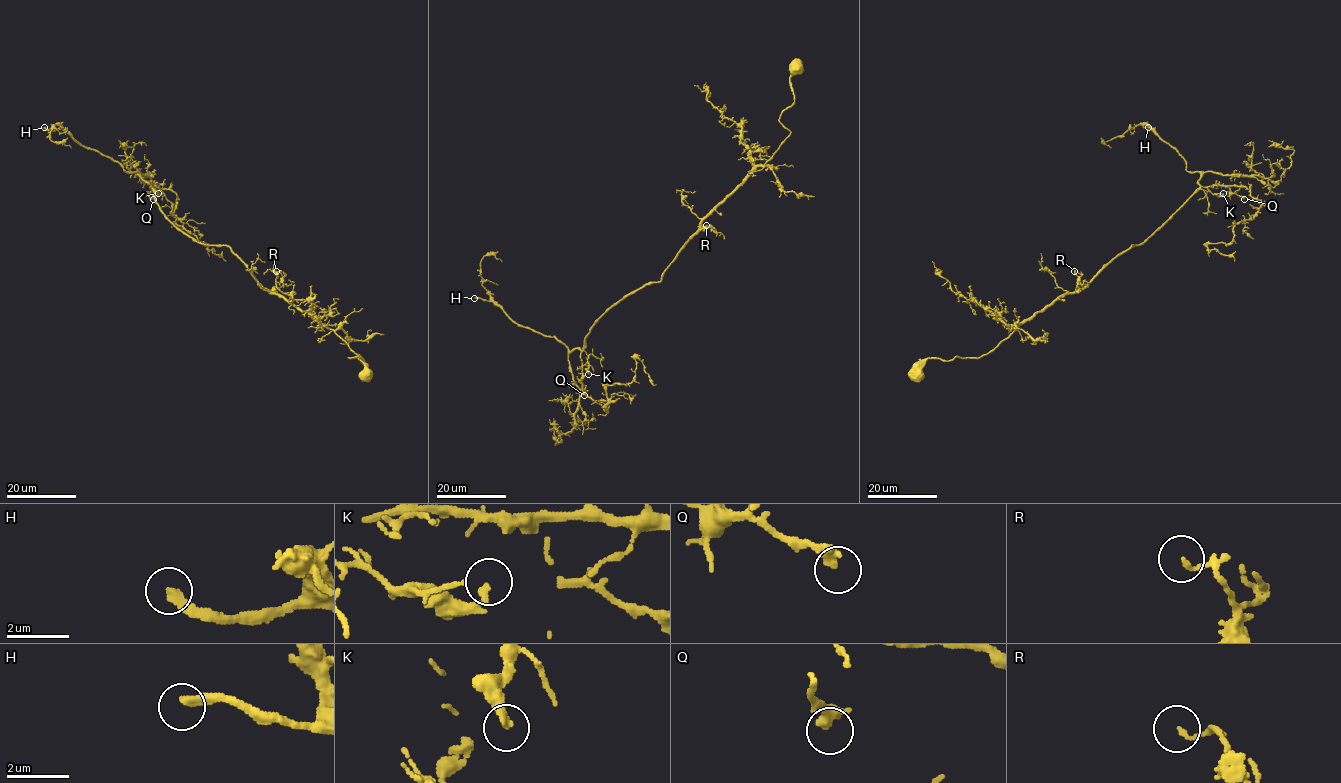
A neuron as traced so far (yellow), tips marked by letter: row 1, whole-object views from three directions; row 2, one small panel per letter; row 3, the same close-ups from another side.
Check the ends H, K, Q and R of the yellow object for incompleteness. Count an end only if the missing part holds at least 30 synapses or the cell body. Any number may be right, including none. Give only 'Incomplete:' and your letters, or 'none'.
Incomplete: H

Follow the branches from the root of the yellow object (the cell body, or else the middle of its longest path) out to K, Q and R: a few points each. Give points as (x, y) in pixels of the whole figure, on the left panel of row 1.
K: (365, 375), (364, 360), (349, 358), (359, 356), (333, 330), (269, 292), (228, 246), (180, 230), (158, 193)
Q: (365, 375), (333, 330), (269, 292), (228, 246), (180, 230), (151, 185), (153, 199)
R: (365, 375), (359, 358), (364, 360), (349, 358), (359, 356), (333, 330), (271, 292), (283, 284), (276, 271)

